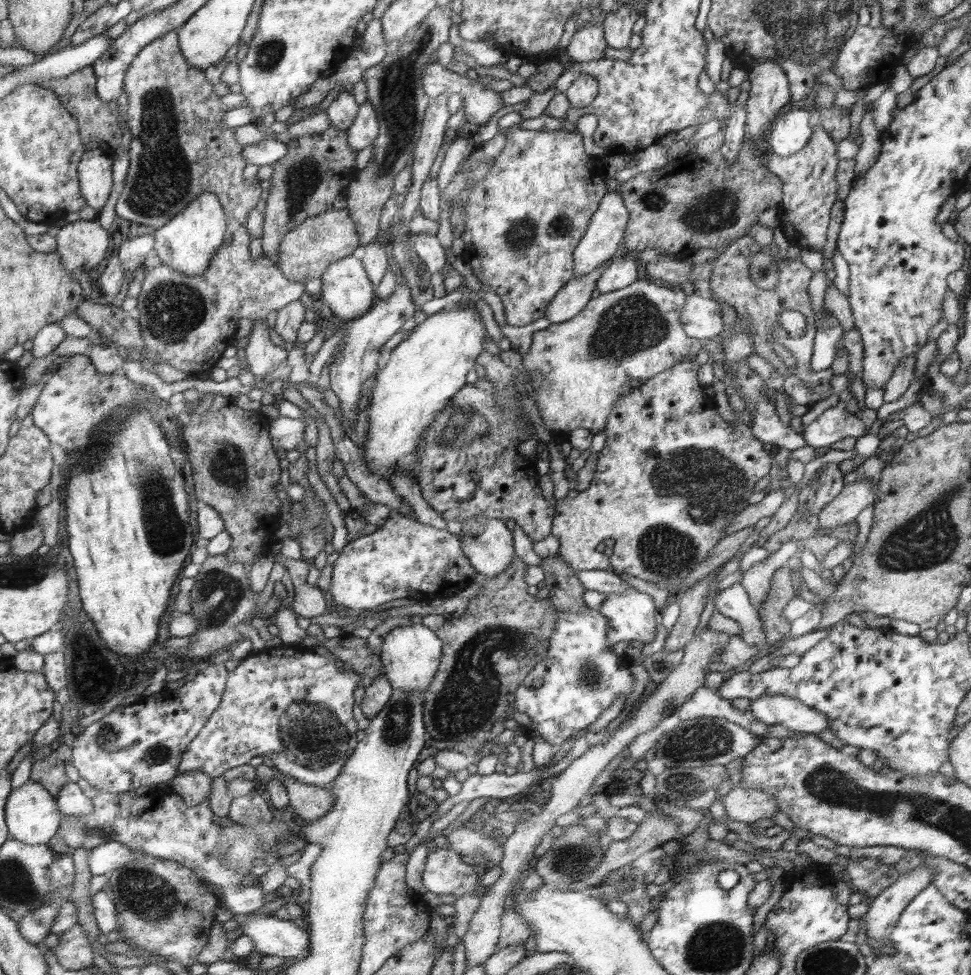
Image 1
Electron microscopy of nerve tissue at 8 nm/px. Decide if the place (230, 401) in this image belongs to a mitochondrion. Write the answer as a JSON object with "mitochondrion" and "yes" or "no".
{"mitochondrion":"no"}

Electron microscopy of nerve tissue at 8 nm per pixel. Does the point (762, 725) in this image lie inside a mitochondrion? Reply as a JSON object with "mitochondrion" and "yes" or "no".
{"mitochondrion":"no"}

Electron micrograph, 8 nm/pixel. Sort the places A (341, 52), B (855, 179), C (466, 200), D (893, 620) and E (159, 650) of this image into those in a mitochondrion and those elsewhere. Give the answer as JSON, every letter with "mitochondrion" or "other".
{"A":"other","B":"other","C":"other","D":"other","E":"other"}

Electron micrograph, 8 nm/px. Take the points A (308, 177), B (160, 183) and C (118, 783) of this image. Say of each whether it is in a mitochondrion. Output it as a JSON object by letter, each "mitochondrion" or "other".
{"A":"mitochondrion","B":"mitochondrion","C":"other"}

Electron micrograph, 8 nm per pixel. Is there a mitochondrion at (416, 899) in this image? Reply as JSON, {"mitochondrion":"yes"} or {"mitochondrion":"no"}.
{"mitochondrion":"no"}

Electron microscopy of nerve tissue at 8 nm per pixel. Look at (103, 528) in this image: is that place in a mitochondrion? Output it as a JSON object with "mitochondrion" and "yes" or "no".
{"mitochondrion":"no"}

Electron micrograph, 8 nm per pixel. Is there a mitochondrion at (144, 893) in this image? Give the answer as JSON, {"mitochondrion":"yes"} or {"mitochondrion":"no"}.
{"mitochondrion":"yes"}

